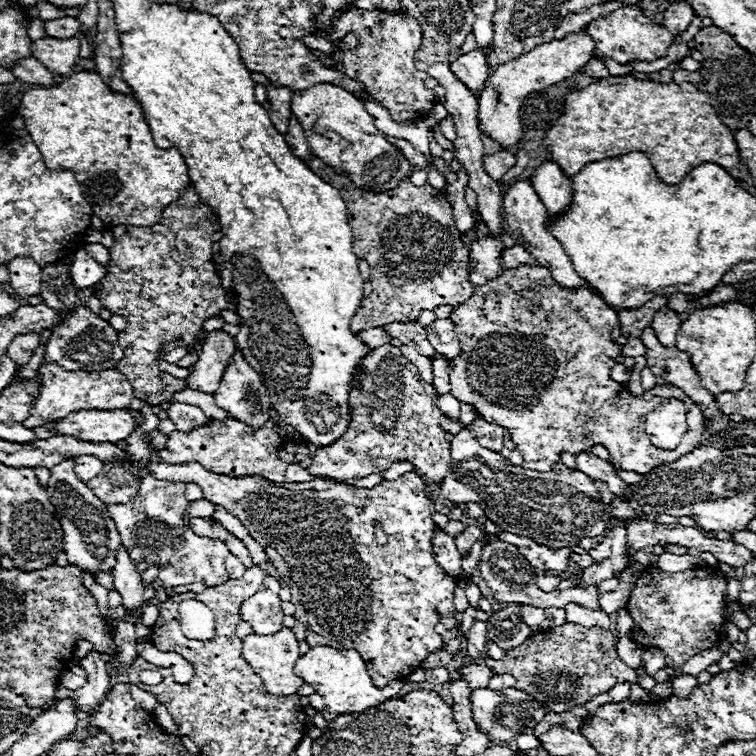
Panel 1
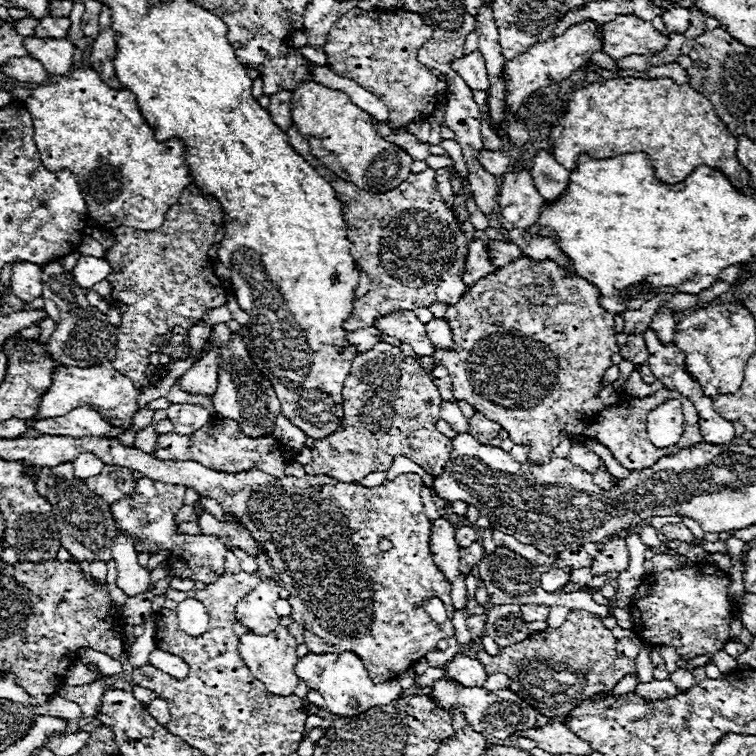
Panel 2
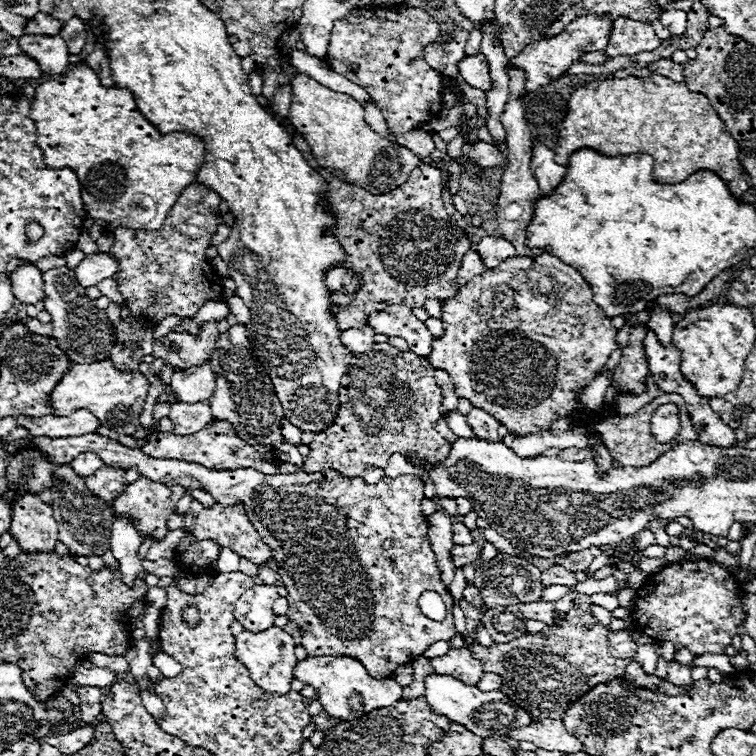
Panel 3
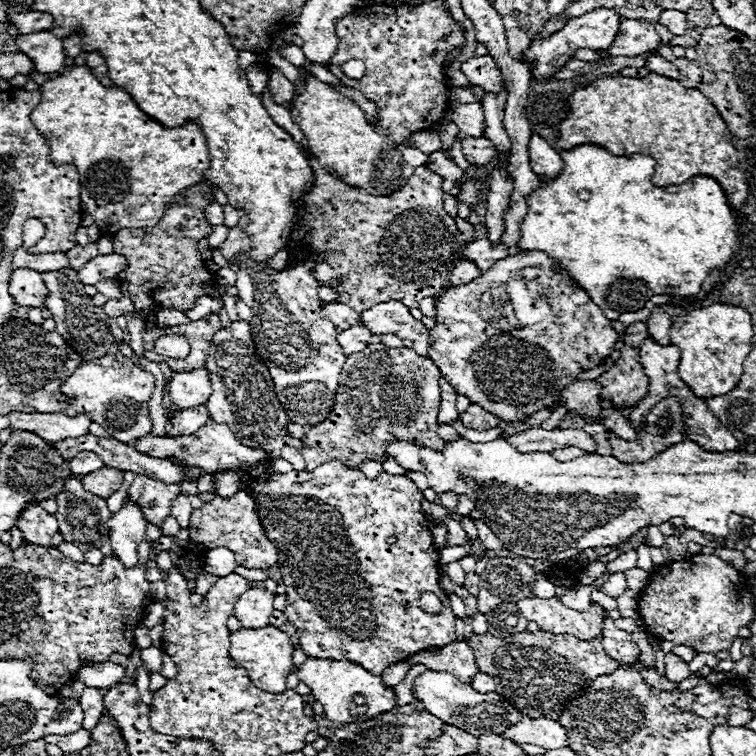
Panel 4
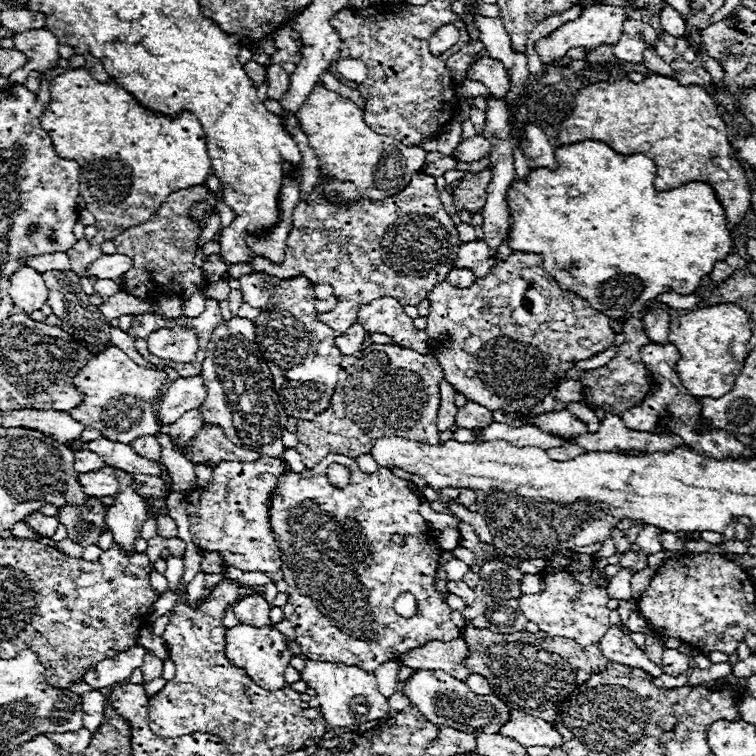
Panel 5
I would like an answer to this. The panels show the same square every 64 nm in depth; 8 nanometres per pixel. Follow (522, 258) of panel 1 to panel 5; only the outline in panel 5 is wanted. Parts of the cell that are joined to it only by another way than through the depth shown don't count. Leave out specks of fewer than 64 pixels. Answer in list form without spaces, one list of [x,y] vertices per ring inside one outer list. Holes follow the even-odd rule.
[[[482,240],[462,244],[454,260],[454,266],[468,268],[474,274],[474,278],[484,278],[490,272],[492,264],[494,264],[494,256],[490,256],[490,250]]]

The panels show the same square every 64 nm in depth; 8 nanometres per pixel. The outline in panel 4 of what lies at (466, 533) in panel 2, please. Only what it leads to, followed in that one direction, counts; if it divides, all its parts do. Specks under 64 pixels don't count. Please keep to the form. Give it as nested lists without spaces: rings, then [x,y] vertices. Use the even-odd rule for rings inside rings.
[[[446,518],[444,524],[446,524],[446,528],[448,528],[446,546],[464,546],[464,544],[466,544],[466,534],[464,534],[460,522],[456,522],[456,520],[452,520],[452,518]]]

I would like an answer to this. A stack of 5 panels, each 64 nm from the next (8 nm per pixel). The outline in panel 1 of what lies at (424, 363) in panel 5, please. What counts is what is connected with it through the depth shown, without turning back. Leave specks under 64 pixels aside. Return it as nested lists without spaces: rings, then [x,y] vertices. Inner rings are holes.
[[[392,344],[378,346],[370,350],[362,360],[362,374],[360,374],[360,388],[354,388],[348,398],[350,406],[350,424],[344,436],[338,438],[338,442],[332,442],[330,446],[320,446],[312,458],[312,464],[308,472],[312,476],[326,476],[334,478],[338,482],[346,482],[350,478],[364,478],[368,474],[384,472],[390,468],[392,462],[408,460],[416,466],[418,474],[424,478],[426,484],[440,484],[446,476],[446,470],[450,468],[450,442],[446,440],[446,434],[440,428],[440,408],[436,406],[438,396],[432,384],[424,382],[420,378],[418,368],[406,360],[400,354],[400,348]]]

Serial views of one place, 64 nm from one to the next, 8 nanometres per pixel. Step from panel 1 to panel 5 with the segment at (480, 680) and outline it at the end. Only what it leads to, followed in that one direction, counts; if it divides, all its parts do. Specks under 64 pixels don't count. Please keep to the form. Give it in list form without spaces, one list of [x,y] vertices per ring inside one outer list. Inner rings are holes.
[[[462,638],[450,640],[450,642],[438,642],[438,640],[430,640],[420,648],[414,648],[406,654],[402,654],[400,662],[418,670],[418,668],[426,668],[426,670],[446,670],[446,674],[466,680],[466,674],[470,674],[464,666],[462,666],[462,658],[468,654],[466,642]]]

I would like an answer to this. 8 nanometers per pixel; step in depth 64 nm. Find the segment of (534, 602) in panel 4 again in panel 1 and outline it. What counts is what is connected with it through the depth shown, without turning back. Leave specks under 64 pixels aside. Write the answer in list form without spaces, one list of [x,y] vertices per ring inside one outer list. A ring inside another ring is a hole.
[[[522,606],[520,608],[520,614],[522,614],[522,620],[528,626],[538,626],[544,620],[544,610],[542,608],[536,608],[536,606]]]

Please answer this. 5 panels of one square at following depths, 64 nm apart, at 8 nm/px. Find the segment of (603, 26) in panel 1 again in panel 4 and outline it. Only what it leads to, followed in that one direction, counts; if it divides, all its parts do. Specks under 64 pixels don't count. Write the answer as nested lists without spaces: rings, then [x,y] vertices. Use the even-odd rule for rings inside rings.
[[[628,20],[620,22],[618,38],[608,48],[612,56],[640,56],[644,52],[656,50],[660,36],[654,30],[654,24],[646,20]]]

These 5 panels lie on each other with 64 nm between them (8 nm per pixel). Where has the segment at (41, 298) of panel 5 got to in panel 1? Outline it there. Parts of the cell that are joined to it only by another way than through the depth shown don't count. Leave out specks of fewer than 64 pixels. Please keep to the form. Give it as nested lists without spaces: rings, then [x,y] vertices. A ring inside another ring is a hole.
[[[14,258],[6,264],[10,272],[10,286],[20,298],[30,298],[40,292],[42,268],[30,258]]]

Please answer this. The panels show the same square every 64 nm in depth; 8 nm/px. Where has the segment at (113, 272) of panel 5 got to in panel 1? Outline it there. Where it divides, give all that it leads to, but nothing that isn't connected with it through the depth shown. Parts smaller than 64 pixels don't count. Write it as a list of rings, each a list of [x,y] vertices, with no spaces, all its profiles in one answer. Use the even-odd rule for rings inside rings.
[[[80,248],[74,254],[74,264],[70,266],[70,276],[72,276],[74,286],[78,286],[80,290],[90,288],[96,282],[100,282],[106,276],[106,272],[108,272],[106,266],[102,266],[100,262],[90,258],[84,248]]]

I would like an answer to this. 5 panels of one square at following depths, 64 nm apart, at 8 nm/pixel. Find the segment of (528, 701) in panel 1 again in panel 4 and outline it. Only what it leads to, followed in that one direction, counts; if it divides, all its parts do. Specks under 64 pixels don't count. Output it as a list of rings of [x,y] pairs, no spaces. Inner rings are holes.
[[[426,670],[424,674],[420,674],[412,682],[412,692],[414,692],[414,698],[418,698],[424,704],[426,712],[440,718],[444,724],[458,726],[460,730],[466,730],[474,736],[478,736],[478,734],[502,734],[502,730],[506,730],[506,726],[512,726],[520,718],[520,712],[512,704],[504,702],[502,696],[498,696],[496,692],[480,694],[474,688],[470,688],[470,684],[460,682],[456,676],[452,676],[448,672]]]

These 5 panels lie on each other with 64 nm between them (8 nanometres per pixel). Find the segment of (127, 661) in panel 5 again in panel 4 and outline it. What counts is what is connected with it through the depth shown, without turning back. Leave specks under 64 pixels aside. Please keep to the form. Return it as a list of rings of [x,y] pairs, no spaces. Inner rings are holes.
[[[100,662],[100,664],[88,664],[78,670],[74,680],[84,682],[88,688],[110,688],[118,684],[126,676],[126,668],[114,662]]]

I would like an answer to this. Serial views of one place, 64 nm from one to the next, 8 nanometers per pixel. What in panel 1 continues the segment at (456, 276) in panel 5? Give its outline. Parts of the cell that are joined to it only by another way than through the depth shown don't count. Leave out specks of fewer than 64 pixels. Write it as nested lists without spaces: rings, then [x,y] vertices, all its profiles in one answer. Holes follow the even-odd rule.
[[[486,236],[486,238],[472,242],[472,246],[470,246],[470,282],[474,286],[502,274],[504,268],[500,266],[500,252],[502,252],[502,244],[496,238]]]

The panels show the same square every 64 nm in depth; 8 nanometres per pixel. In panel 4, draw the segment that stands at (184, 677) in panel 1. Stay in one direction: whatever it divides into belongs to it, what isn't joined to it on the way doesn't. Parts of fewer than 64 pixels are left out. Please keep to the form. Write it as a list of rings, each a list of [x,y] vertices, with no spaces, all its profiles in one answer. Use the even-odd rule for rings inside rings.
[[[162,654],[162,676],[164,678],[174,678],[178,672],[178,666],[174,664],[174,660],[168,656],[168,654]]]

